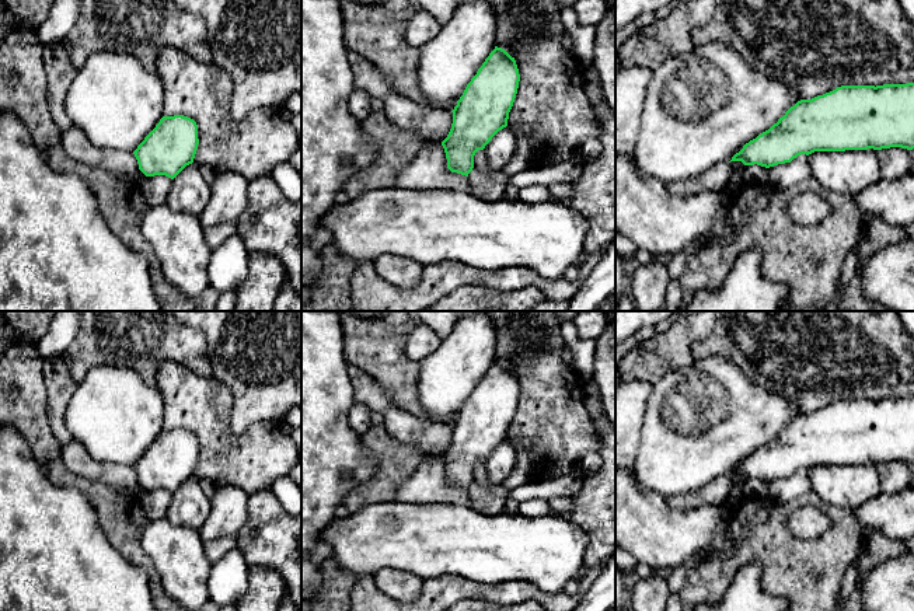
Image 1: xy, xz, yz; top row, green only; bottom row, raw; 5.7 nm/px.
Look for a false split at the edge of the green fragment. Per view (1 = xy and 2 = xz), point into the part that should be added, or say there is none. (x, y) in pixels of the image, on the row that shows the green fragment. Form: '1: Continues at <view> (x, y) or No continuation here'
1: No continuation here
2: No continuation here

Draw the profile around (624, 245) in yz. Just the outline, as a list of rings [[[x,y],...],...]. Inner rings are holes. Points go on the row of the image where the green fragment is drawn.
[[[615,231],[615,251],[625,261],[635,256],[638,247],[628,237]]]

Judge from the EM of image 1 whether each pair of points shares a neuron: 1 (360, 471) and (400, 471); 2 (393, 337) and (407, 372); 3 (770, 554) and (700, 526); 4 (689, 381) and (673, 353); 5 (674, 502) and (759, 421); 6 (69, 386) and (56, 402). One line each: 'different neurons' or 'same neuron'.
1: different neurons
2: same neuron
3: different neurons
4: different neurons
5: different neurons
6: same neuron

